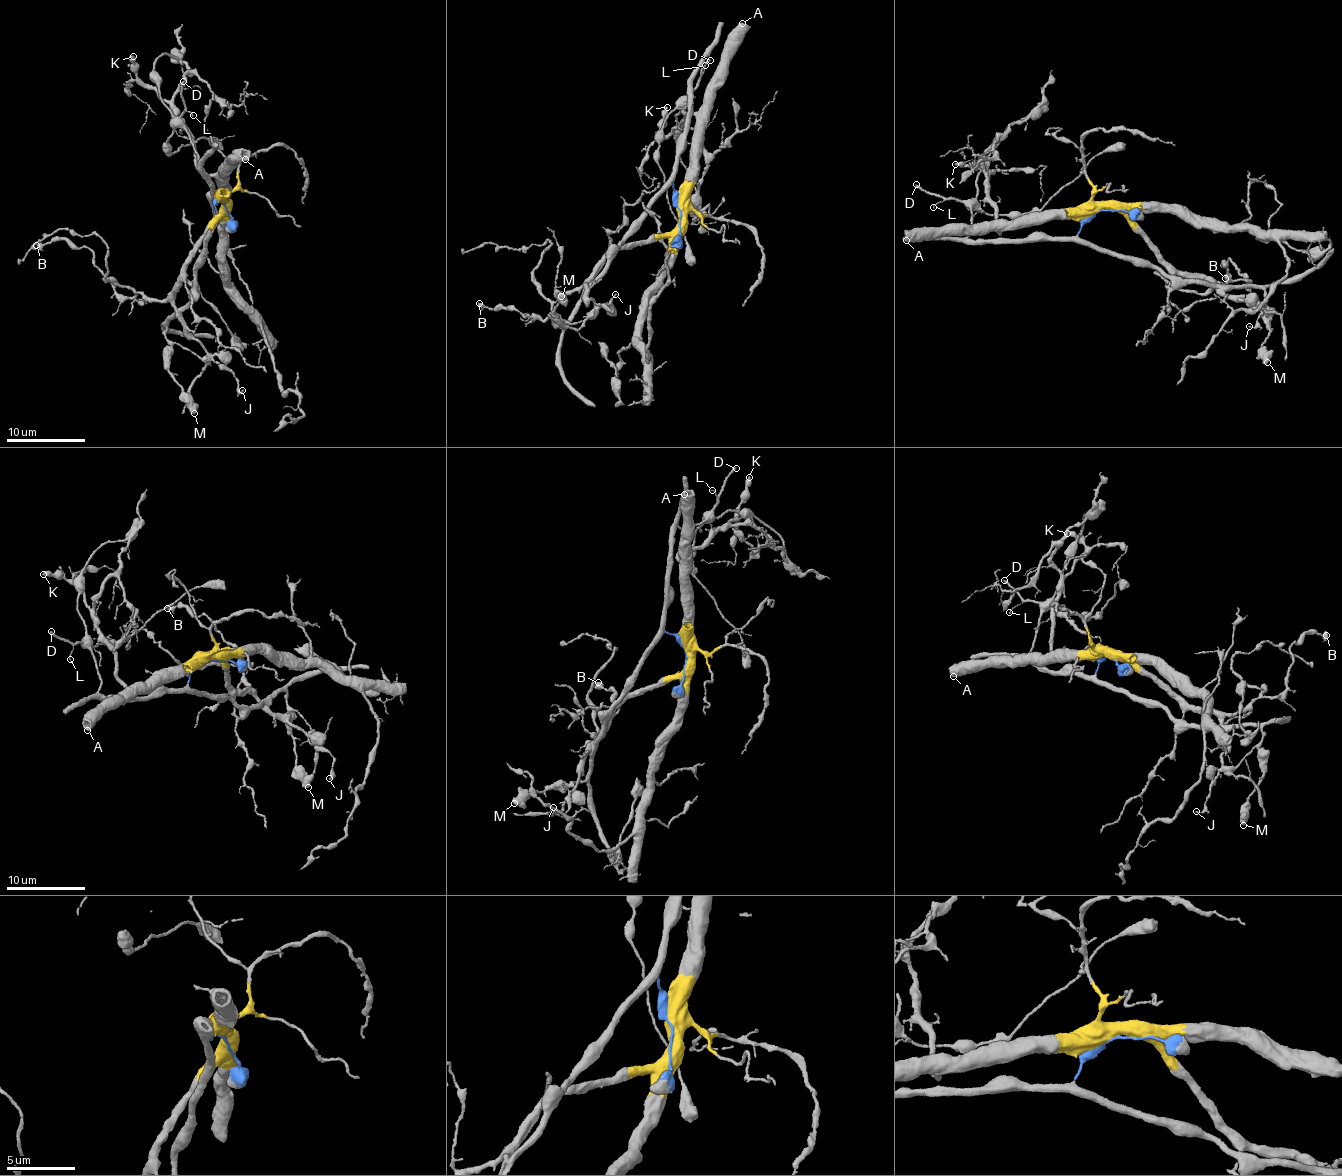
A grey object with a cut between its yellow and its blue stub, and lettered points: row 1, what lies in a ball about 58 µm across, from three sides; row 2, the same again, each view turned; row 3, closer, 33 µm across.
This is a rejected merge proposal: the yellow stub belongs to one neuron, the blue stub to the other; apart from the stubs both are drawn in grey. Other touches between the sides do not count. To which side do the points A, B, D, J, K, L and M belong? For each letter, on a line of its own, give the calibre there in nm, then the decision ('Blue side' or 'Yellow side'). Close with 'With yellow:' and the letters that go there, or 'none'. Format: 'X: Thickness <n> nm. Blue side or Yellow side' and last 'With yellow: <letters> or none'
A: Thickness 550 nm. Yellow side
B: Thickness 480 nm. Yellow side
D: Thickness 200 nm. Blue side
J: Thickness 130 nm. Yellow side
K: Thickness 400 nm. Yellow side
L: Thickness 90 nm. Blue side
M: Thickness 650 nm. Blue side
With yellow: A, B, J, K

